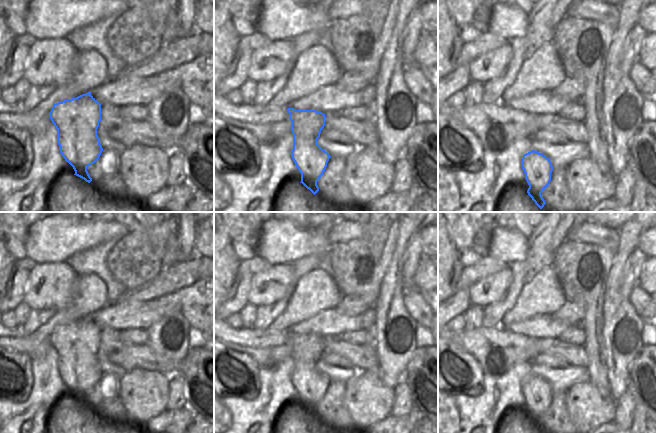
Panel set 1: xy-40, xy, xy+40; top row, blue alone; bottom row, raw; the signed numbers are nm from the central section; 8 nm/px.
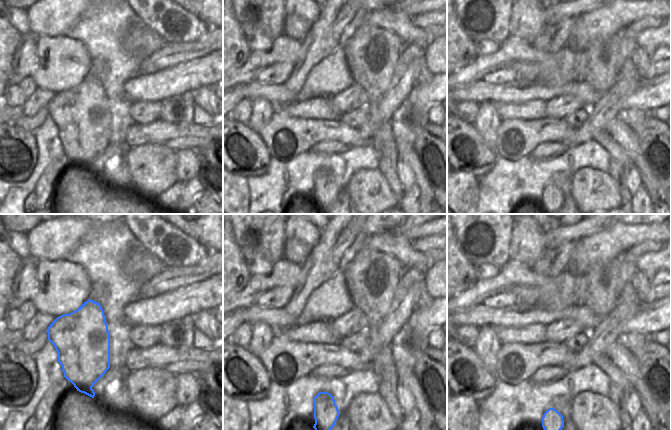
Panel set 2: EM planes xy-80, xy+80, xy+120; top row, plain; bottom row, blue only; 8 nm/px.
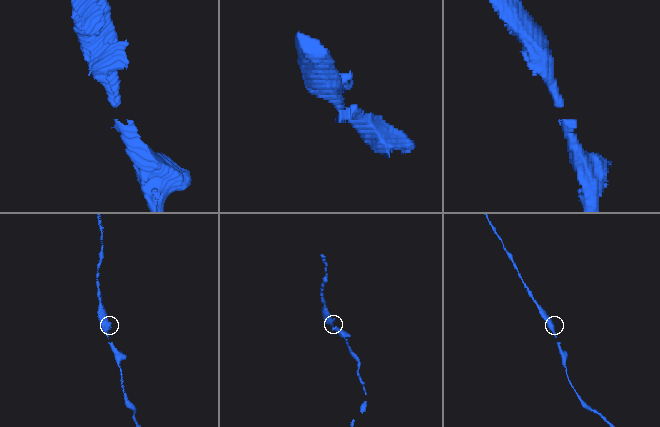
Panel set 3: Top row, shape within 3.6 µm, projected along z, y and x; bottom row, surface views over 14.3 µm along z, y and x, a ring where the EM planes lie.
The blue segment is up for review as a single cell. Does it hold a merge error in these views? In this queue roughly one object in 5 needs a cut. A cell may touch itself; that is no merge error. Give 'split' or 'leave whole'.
leave whole

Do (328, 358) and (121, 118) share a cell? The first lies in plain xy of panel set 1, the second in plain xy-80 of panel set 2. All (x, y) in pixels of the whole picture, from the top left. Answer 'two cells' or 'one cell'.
two cells

